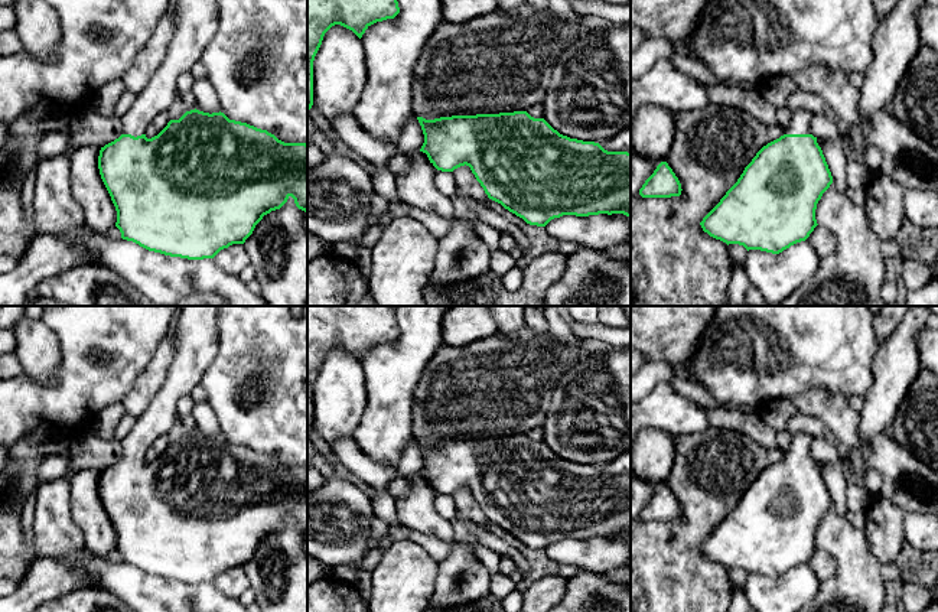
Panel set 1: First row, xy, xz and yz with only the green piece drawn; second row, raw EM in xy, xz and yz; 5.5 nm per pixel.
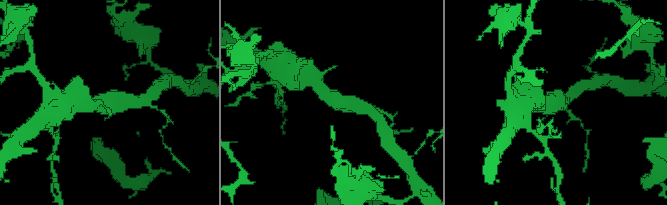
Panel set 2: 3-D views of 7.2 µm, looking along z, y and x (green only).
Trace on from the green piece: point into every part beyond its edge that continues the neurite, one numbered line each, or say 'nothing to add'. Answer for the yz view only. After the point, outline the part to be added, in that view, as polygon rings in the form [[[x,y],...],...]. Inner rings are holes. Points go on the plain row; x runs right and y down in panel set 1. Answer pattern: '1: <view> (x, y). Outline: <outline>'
1: yz (800, 445). Outline: [[[804,433],[794,434],[785,458],[811,458],[810,447],[812,440],[814,437]]]

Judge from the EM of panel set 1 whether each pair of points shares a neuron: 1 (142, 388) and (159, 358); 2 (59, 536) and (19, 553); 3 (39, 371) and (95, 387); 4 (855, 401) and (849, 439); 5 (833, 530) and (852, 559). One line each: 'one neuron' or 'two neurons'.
1: one neuron
2: two neurons
3: two neurons
4: two neurons
5: one neuron

